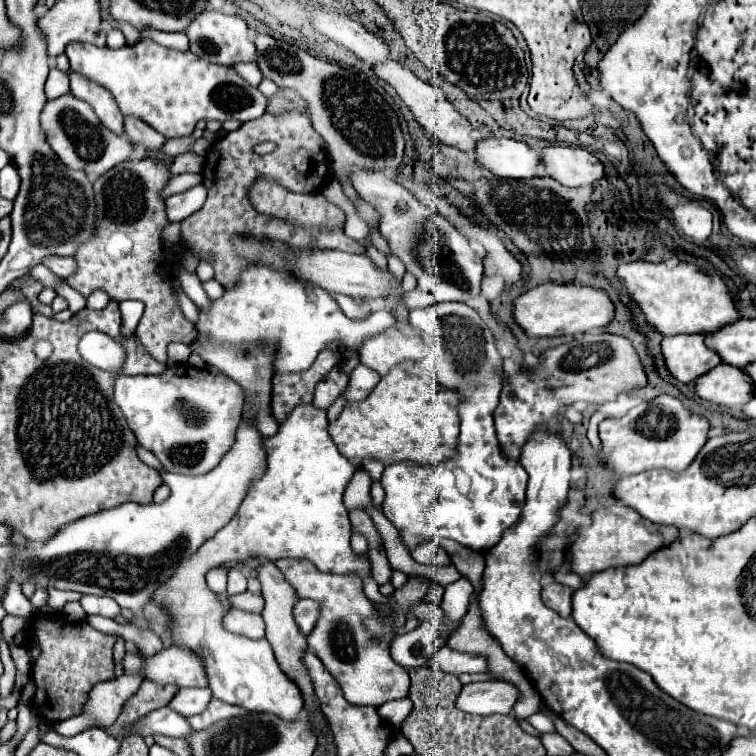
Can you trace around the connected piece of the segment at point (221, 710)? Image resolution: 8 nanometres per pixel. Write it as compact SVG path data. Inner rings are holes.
M213 698L213 702L209 702L207 710L197 714L197 716L191 716L187 718L187 722L191 724L193 730L205 730L209 726L213 726L217 720L223 720L223 718L235 718L235 716L243 716L247 710L241 708L241 706L231 706L227 702L221 702L217 698Z

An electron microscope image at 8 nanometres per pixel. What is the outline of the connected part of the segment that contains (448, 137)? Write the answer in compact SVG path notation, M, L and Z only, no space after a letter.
M383 60L379 64L371 64L371 68L373 68L373 72L381 80L385 80L387 84L391 84L395 88L395 92L399 94L399 98L407 104L407 108L411 110L411 114L415 116L415 120L419 124L423 124L425 130L429 130L431 134L435 134L441 142L445 142L449 146L455 146L455 148L459 148L463 152L471 152L475 148L475 138L473 138L471 124L467 122L465 116L461 116L451 106L451 102L443 96L443 92L439 88L435 88L429 82L419 80L411 70L407 70L405 66L401 66L401 62L397 62L397 60Z

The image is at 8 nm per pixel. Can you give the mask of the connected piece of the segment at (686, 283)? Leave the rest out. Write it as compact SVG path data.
M643 260L619 264L615 270L617 280L627 290L629 302L639 308L645 322L661 336L675 334L705 334L739 320L729 290L717 272L707 272L691 264L667 268L665 264L649 264Z

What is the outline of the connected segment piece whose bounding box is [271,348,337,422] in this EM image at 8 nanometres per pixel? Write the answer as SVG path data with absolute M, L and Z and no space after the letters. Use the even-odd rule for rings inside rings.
M325 348L309 370L297 374L275 374L271 408L277 422L283 422L295 406L311 402L317 382L323 380L335 364L337 364L335 354Z

